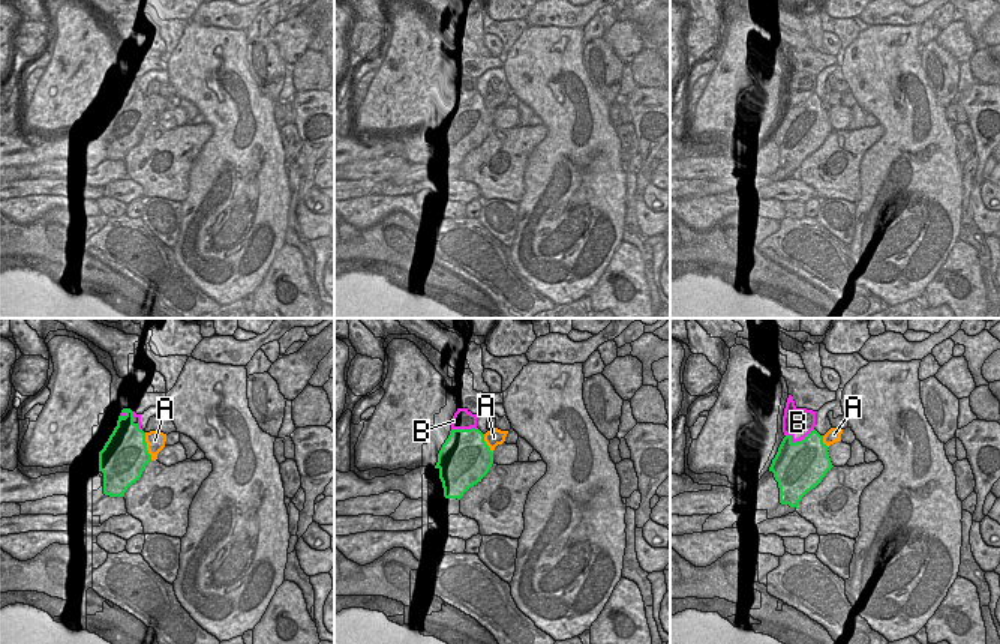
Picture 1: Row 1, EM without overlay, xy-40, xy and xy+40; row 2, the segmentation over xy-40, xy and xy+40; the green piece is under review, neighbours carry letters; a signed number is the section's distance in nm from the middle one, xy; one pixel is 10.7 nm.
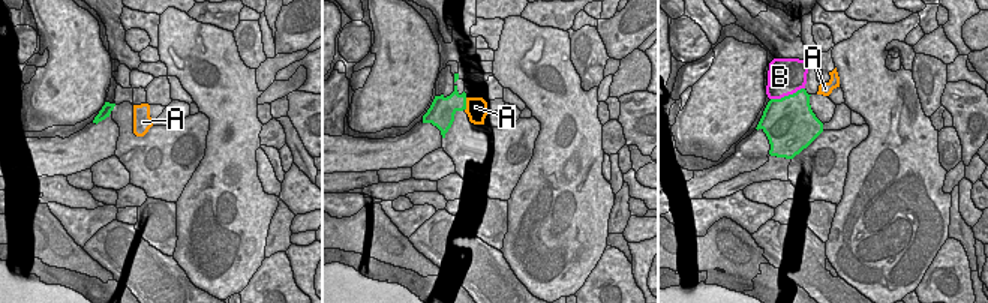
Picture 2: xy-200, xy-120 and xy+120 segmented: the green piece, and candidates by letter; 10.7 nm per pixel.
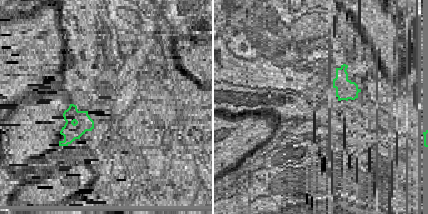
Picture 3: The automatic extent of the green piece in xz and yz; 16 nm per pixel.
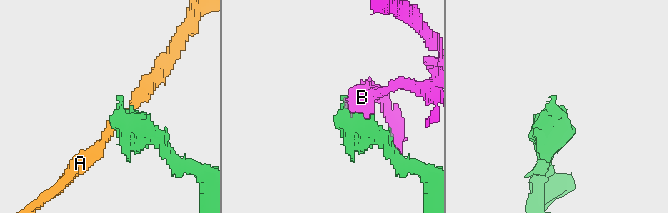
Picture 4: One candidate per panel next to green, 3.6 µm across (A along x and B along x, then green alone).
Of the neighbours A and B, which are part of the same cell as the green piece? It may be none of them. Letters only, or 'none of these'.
none of these

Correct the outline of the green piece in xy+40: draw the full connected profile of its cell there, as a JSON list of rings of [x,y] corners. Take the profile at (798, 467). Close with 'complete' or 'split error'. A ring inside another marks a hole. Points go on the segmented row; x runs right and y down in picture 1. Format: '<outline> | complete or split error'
[[[816,429],[796,443],[792,435],[786,435],[769,467],[778,482],[780,503],[798,509],[802,497],[816,488],[832,467],[823,435]]] | complete

